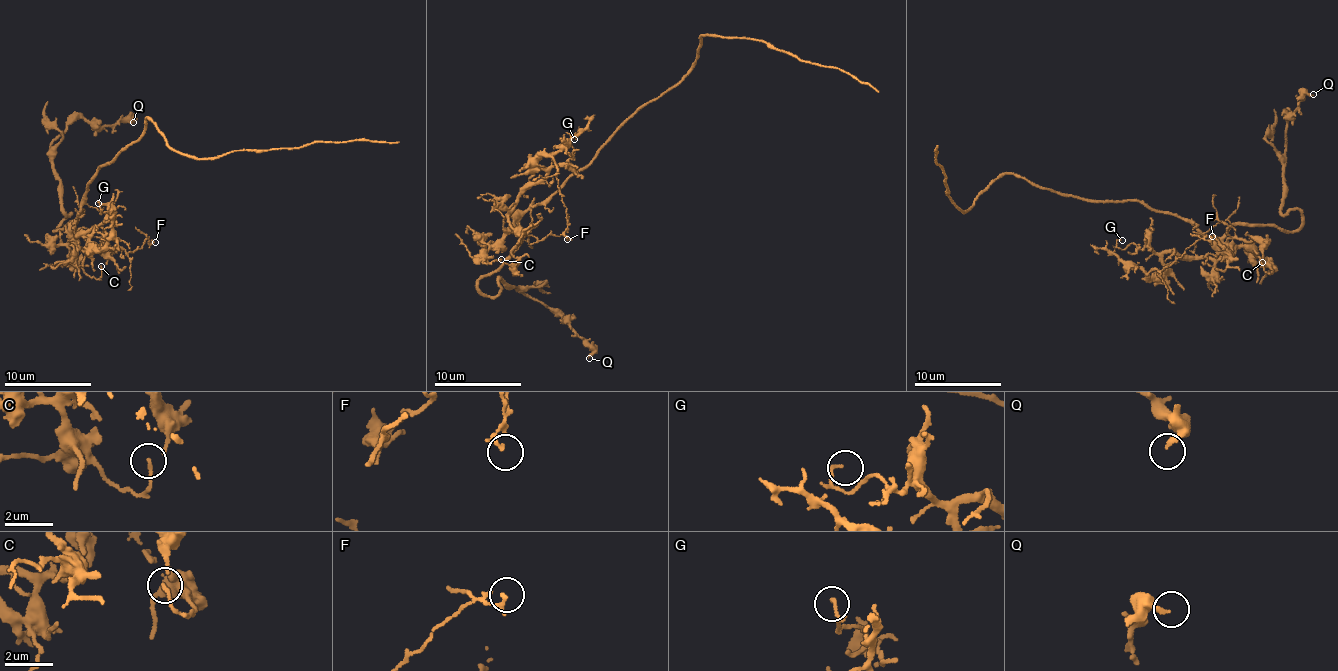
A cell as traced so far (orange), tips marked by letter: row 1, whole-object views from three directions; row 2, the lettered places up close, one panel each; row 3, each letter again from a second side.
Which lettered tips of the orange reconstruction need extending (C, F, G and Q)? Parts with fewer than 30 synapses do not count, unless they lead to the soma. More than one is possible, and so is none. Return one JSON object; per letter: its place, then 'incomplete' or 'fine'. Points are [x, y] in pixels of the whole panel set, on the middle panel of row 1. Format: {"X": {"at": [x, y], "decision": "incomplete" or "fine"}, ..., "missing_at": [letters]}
{"C": {"at": [501, 259], "decision": "fine"}, "F": {"at": [567, 239], "decision": "fine"}, "G": {"at": [574, 139], "decision": "fine"}, "Q": {"at": [589, 358], "decision": "fine"}, "missing_at": []}

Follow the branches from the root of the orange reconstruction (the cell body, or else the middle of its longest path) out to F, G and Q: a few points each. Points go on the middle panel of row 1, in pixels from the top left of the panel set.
F: (601, 145), (557, 190), (508, 214), (546, 154), (555, 162), (567, 239)
G: (601, 145), (557, 190), (509, 215), (527, 187), (567, 162), (573, 153), (569, 139), (577, 134), (574, 139)
Q: (601, 145), (525, 213), (519, 240), (478, 284), (494, 297), (498, 278), (553, 309), (589, 358)

